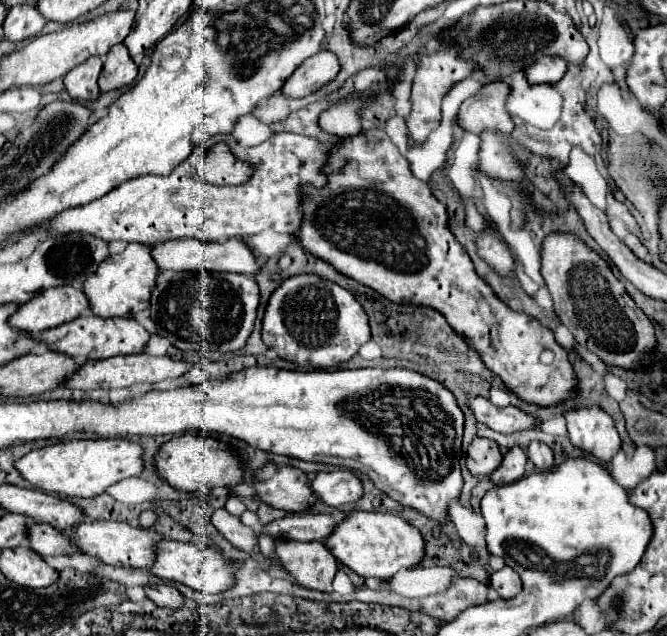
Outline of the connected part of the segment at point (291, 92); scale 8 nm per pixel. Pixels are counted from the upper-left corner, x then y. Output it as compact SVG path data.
M322 50L306 60L298 70L284 82L282 94L288 98L304 98L330 84L340 72L340 62L334 52Z

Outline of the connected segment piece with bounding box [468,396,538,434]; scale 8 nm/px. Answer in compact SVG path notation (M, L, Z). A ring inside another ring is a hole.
M470 396L468 406L472 408L478 422L486 424L488 428L492 428L494 432L500 432L500 434L534 430L536 424L538 424L538 418L534 418L532 414L528 414L528 412L516 408L516 406L498 408L490 400L480 398L480 396L476 396L476 398Z

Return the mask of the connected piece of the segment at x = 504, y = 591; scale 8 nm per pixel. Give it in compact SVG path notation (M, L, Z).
M504 566L504 568L498 570L498 572L492 572L492 576L490 576L490 586L492 586L502 598L514 598L514 594L522 592L522 580L520 580L520 576L518 576L512 568L508 568L508 566Z

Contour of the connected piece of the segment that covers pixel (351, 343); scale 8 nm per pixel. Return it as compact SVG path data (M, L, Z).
M314 274L292 276L268 300L262 318L262 340L266 346L276 348L278 356L288 362L332 368L334 364L350 360L370 340L368 316L356 298L338 284Z

